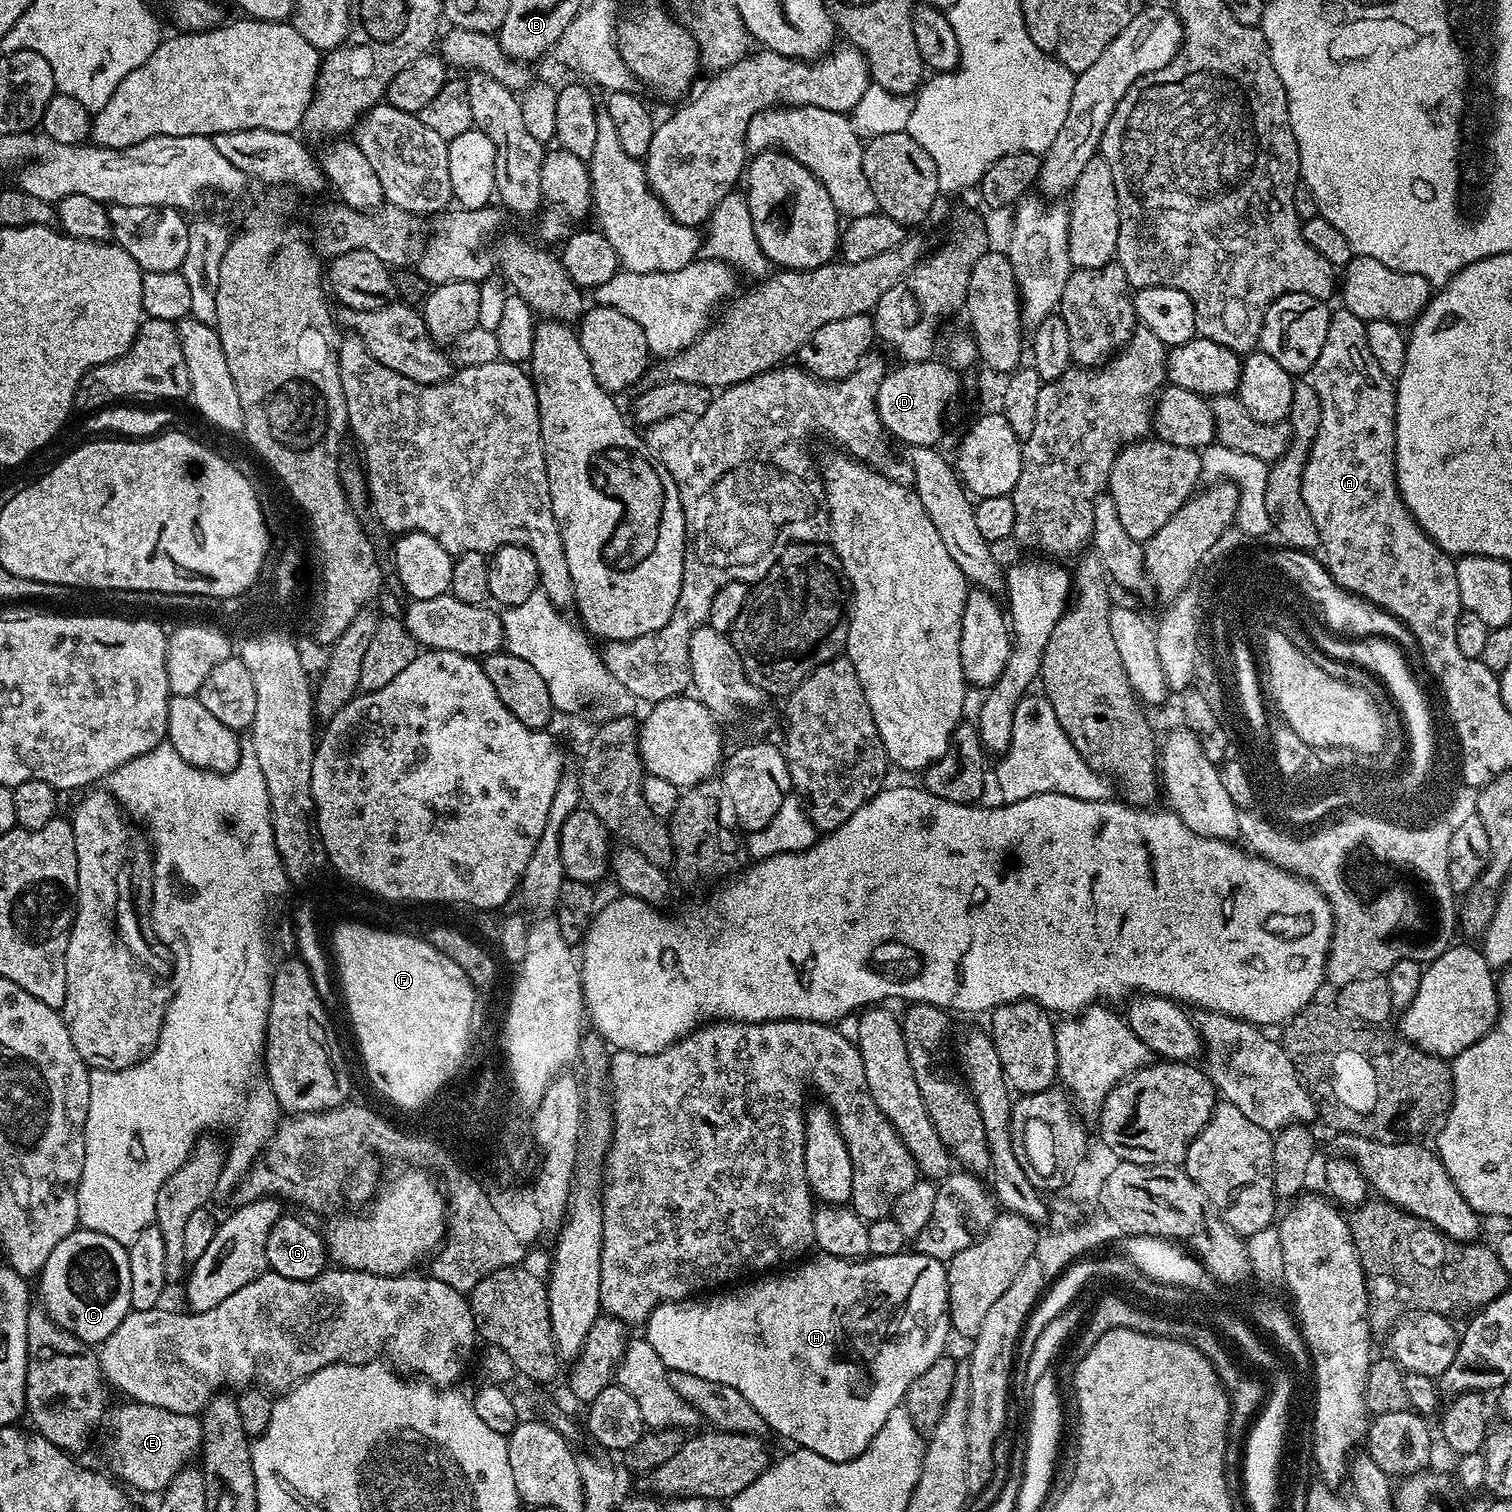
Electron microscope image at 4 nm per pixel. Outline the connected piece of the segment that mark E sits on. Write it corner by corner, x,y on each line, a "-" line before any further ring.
123,1402
116,1409
109,1411
106,1416
106,1423
102,1428
102,1436
104,1432
104,1452
108,1455
108,1464
112,1467
111,1475
115,1477
121,1485
127,1486
129,1489
137,1488
140,1492
156,1492
155,1494
163,1493
164,1489
168,1487
168,1483
175,1478
185,1466
192,1461
198,1453
201,1451
202,1445
204,1443
204,1431
200,1425
200,1416
191,1416
190,1414
174,1414
170,1410
165,1408
159,1408
158,1406
150,1406
149,1404
138,1404
135,1402

